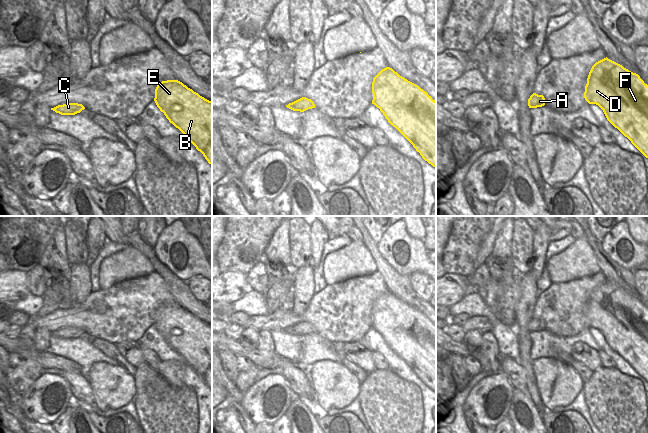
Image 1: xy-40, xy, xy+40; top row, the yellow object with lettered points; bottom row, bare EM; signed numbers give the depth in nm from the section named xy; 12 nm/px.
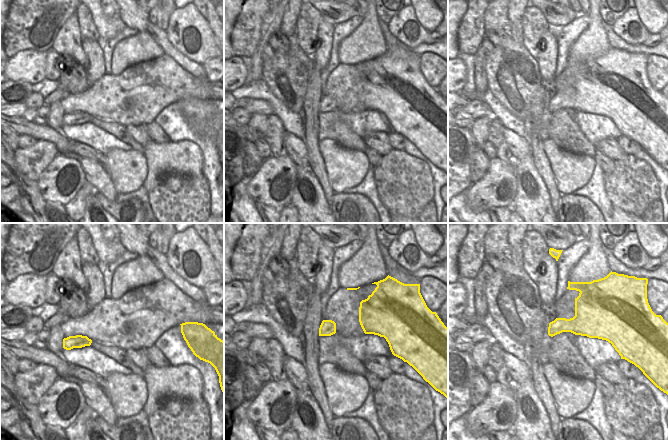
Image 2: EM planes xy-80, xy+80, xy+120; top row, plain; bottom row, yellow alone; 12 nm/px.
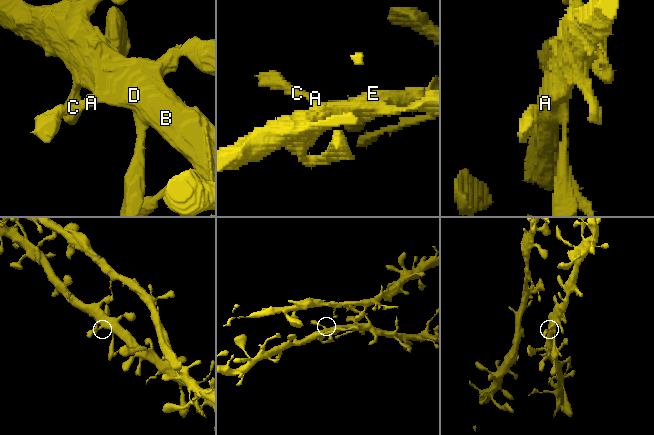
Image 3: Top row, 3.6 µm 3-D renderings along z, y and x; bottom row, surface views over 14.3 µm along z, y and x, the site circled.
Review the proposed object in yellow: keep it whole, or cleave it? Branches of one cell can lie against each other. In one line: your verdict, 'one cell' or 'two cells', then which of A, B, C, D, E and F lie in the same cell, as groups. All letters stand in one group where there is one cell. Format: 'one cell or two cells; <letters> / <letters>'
one cell; A B C D E F

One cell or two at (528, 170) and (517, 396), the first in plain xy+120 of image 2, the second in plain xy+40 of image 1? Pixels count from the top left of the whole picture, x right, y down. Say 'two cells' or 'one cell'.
one cell

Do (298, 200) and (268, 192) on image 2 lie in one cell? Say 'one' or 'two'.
two

